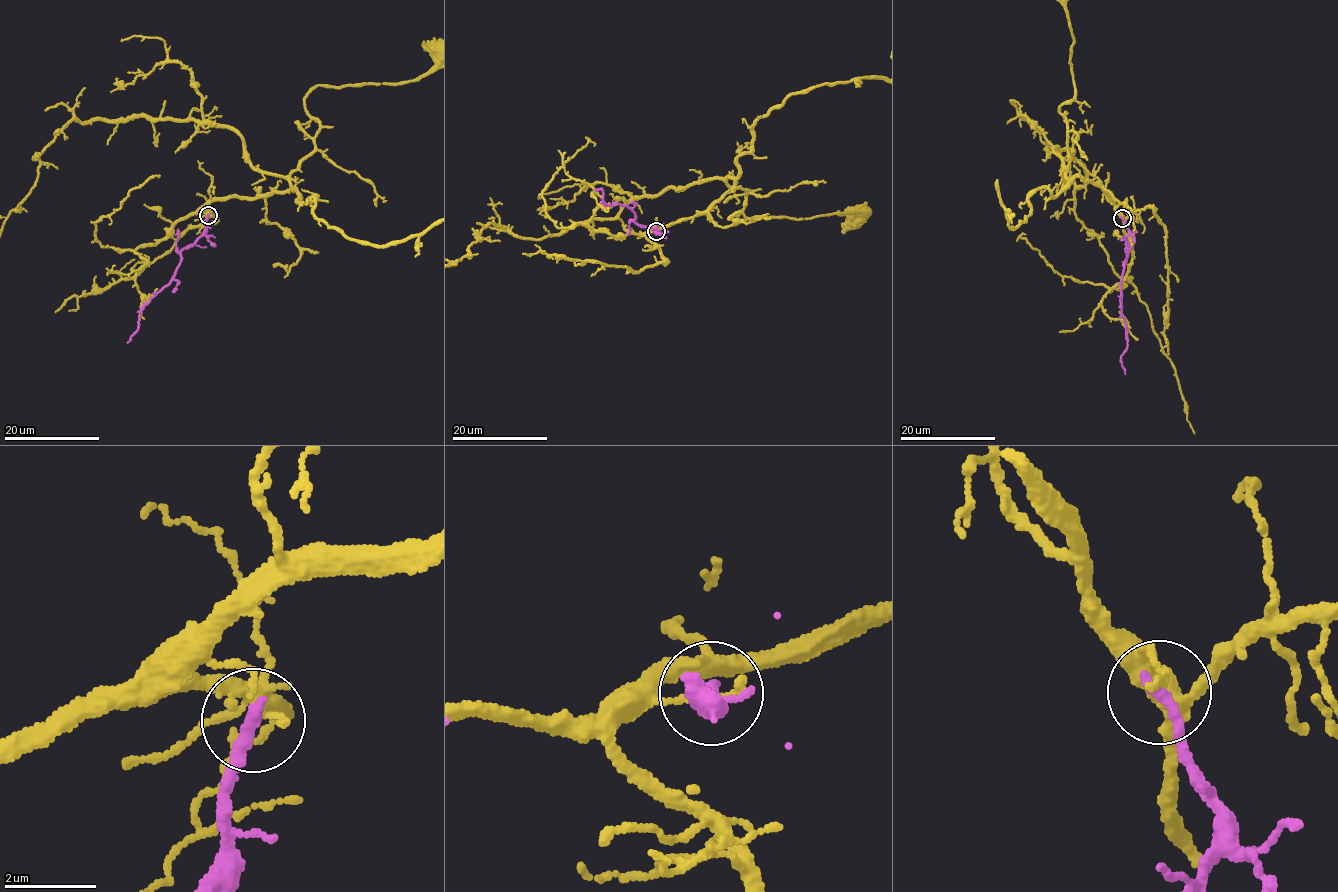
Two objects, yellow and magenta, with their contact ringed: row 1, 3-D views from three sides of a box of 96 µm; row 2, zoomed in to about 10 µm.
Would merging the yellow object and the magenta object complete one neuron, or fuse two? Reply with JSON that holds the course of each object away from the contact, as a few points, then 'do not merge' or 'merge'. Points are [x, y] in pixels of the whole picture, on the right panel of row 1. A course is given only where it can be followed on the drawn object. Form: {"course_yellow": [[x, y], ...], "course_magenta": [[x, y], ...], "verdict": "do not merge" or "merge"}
{"course_yellow": [[1122, 218], [1103, 188], [1067, 177], [1067, 120], [1059, 108], [1075, 95], [1074, 41]], "course_magenta": [[1122, 218], [1128, 234], [1120, 313], [1125, 322], [1126, 350], [1121, 358], [1125, 374]], "verdict": "do not merge"}

